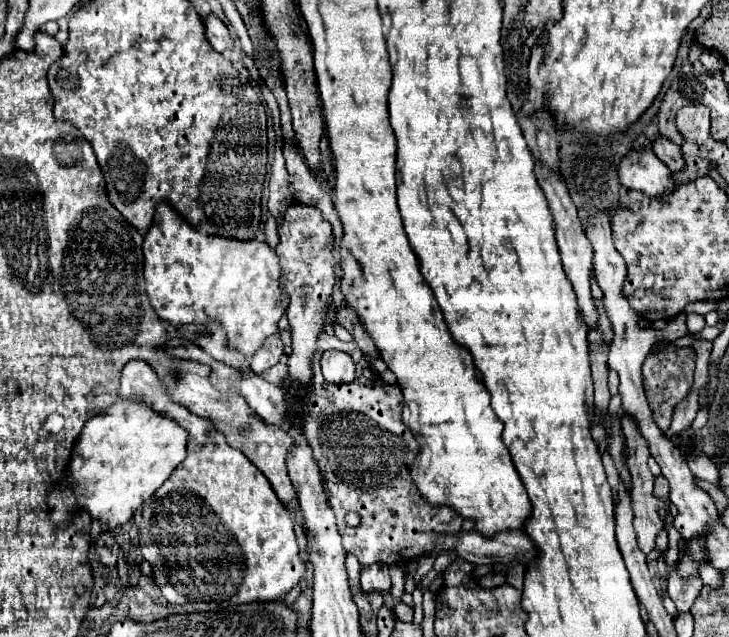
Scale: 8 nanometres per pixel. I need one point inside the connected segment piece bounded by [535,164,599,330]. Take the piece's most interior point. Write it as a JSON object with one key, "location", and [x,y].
{"location":[576,253]}

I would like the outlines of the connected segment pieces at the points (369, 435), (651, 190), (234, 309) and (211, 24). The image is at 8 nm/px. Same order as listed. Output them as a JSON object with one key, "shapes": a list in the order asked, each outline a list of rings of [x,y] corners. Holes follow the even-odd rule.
{"shapes":[[[[327,332],[319,336],[313,386],[315,390],[305,398],[303,406],[303,428],[321,474],[325,474],[329,504],[335,510],[345,552],[355,554],[361,566],[405,566],[431,554],[439,538],[457,534],[463,520],[453,510],[431,510],[431,506],[419,498],[415,482],[411,482],[409,468],[419,452],[419,444],[407,426],[401,424],[403,402],[399,386],[385,384],[381,376],[371,370],[355,342],[341,342]],[[329,348],[343,350],[353,358],[357,372],[349,386],[335,386],[323,378],[319,360],[321,352]],[[347,512],[359,514],[359,526],[349,526],[345,522]]],[[[633,150],[625,156],[619,166],[619,180],[625,188],[639,190],[649,198],[663,198],[677,188],[671,170],[651,150]]],[[[159,204],[155,208],[153,224],[143,240],[143,258],[143,276],[147,284],[145,292],[161,320],[173,326],[221,322],[227,332],[227,346],[241,352],[245,358],[253,358],[253,354],[261,350],[265,338],[277,332],[277,322],[287,310],[289,300],[287,294],[283,294],[283,268],[275,250],[259,240],[235,242],[229,238],[211,238],[199,234],[167,204]]],[[[213,12],[203,16],[203,26],[205,26],[205,36],[209,40],[209,44],[213,46],[213,50],[217,52],[225,52],[231,48],[231,36],[227,26],[223,24],[223,20],[219,20]]]]}

